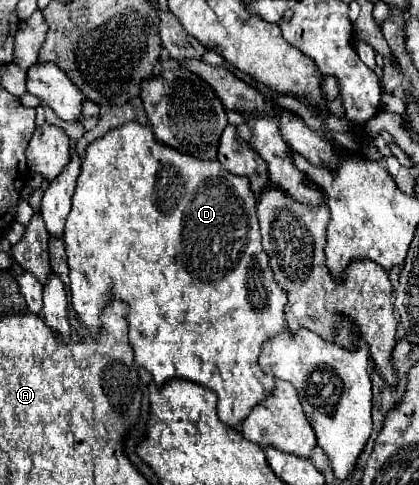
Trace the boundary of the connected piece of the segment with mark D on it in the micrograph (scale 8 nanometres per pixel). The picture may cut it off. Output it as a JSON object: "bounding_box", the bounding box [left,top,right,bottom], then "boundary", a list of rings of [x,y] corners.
{"bounding_box":[64,123,286,429],"boundary":[[[124,123],[122,127],[106,133],[102,139],[96,139],[88,145],[86,155],[82,159],[82,171],[76,181],[76,193],[72,197],[72,211],[66,219],[64,229],[64,243],[70,267],[70,291],[72,291],[72,305],[78,319],[88,329],[100,329],[100,313],[108,307],[112,299],[118,299],[128,305],[126,321],[130,325],[130,343],[134,347],[134,359],[146,371],[152,373],[156,387],[162,387],[170,379],[186,379],[198,383],[218,395],[218,417],[224,425],[238,429],[238,425],[250,415],[250,411],[262,403],[274,391],[274,379],[270,375],[262,375],[258,365],[258,357],[262,345],[282,329],[286,329],[284,307],[286,307],[286,293],[274,283],[266,253],[260,245],[260,231],[258,231],[258,217],[256,217],[256,199],[250,195],[248,179],[238,175],[230,175],[220,167],[218,161],[206,163],[204,159],[190,159],[188,155],[178,155],[178,151],[170,151],[170,147],[162,147],[156,143],[150,127],[142,127],[140,123]]]}

